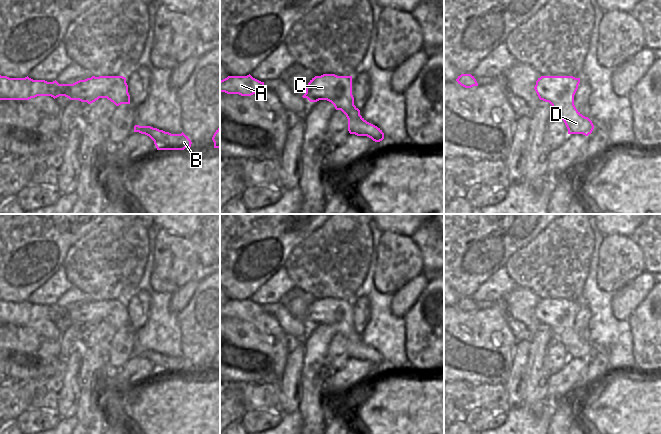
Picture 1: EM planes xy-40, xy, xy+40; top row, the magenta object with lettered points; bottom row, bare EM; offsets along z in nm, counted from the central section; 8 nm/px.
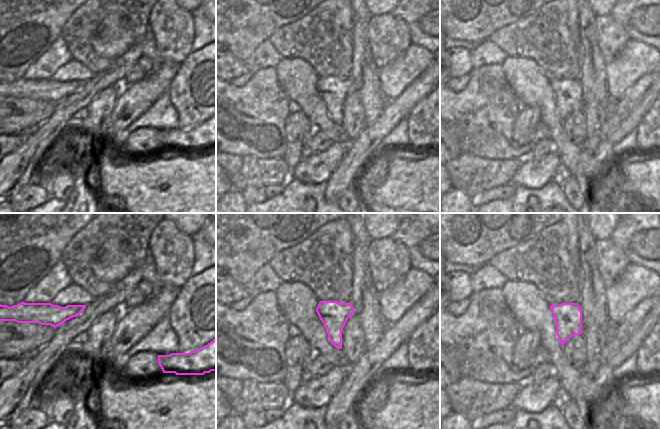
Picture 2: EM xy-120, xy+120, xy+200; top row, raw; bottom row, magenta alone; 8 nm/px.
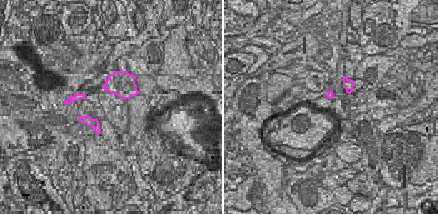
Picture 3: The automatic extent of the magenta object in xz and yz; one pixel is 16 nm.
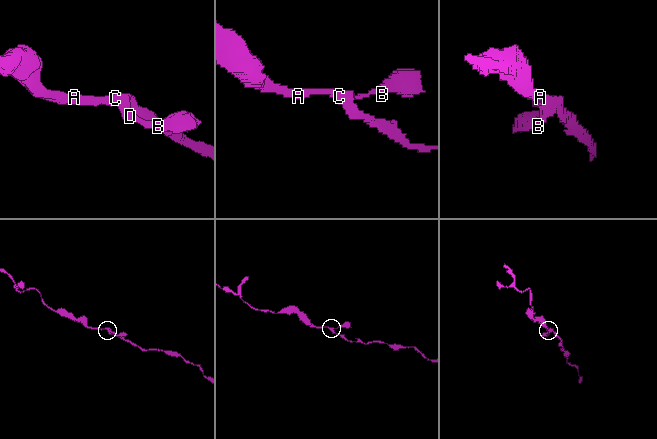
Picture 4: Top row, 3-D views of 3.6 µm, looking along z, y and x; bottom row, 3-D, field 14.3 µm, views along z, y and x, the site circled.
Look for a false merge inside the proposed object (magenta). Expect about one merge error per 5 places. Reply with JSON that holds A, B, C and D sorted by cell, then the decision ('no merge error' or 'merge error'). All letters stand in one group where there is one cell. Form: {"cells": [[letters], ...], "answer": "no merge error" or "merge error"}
{"cells": [["A", "B", "C", "D"]], "answer": "no merge error"}

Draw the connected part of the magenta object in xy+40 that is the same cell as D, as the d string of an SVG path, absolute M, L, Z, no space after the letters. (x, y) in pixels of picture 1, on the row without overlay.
M541 300L534 311L540 324L549 326L554 336L564 345L568 358L592 357L592 345L583 340L574 329L574 319L580 302L573 300Z

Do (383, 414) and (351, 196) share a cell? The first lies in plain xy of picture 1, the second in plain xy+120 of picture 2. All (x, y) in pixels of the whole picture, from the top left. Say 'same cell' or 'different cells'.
different cells

